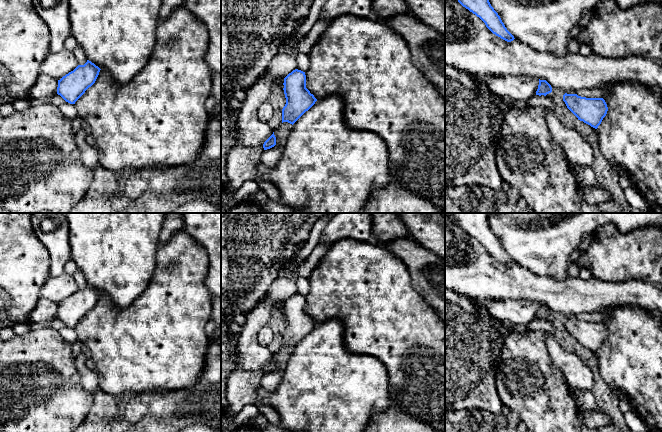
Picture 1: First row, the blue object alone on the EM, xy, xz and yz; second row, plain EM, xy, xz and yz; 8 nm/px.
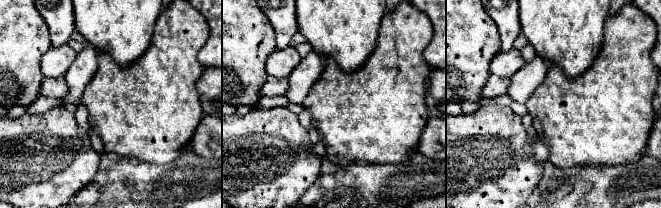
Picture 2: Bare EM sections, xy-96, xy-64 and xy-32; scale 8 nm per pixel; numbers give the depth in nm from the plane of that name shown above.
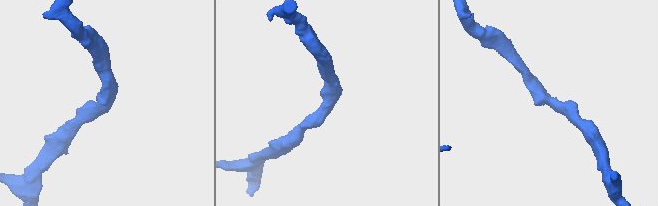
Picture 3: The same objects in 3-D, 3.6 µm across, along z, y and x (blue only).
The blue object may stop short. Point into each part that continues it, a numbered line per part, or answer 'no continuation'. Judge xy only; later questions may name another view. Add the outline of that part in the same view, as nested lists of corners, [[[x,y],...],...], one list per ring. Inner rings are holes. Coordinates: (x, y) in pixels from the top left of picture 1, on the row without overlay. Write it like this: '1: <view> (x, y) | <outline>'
no continuation

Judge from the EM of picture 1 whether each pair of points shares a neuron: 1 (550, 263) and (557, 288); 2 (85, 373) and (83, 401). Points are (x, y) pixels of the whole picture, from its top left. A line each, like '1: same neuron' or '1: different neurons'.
1: different neurons
2: different neurons

